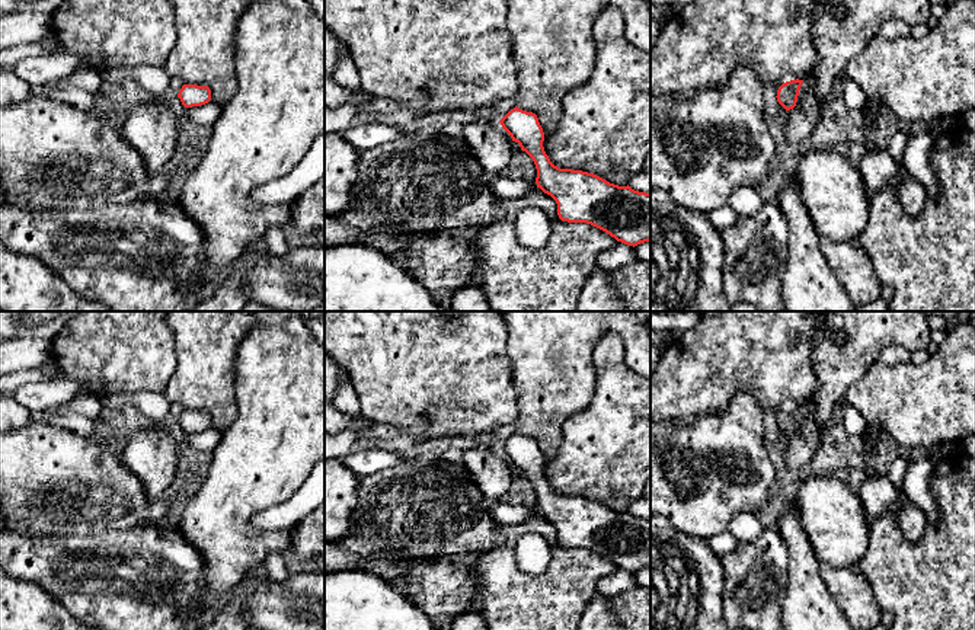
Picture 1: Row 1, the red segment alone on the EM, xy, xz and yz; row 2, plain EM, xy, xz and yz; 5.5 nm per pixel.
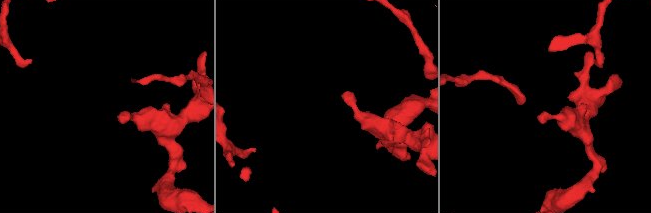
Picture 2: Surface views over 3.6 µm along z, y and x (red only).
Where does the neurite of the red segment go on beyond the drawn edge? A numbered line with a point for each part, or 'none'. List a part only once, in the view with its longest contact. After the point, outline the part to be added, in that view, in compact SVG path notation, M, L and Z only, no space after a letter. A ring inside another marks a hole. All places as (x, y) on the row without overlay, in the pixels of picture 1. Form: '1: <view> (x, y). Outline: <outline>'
none

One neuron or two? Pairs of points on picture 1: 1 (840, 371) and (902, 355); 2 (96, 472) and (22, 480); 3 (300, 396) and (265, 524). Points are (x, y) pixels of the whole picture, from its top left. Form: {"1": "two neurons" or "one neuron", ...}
{"1": "two neurons", "2": "one neuron", "3": "two neurons"}

